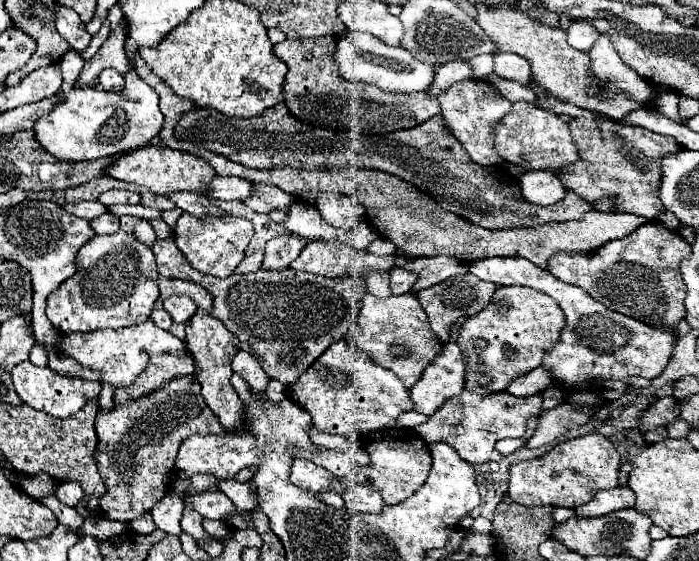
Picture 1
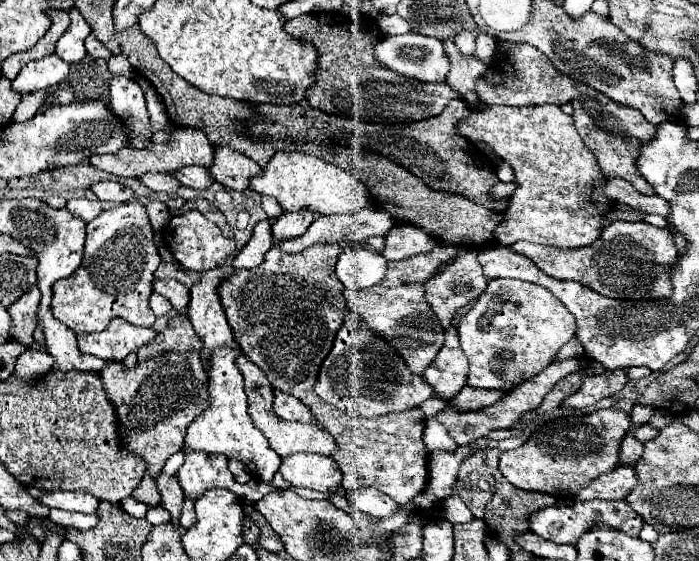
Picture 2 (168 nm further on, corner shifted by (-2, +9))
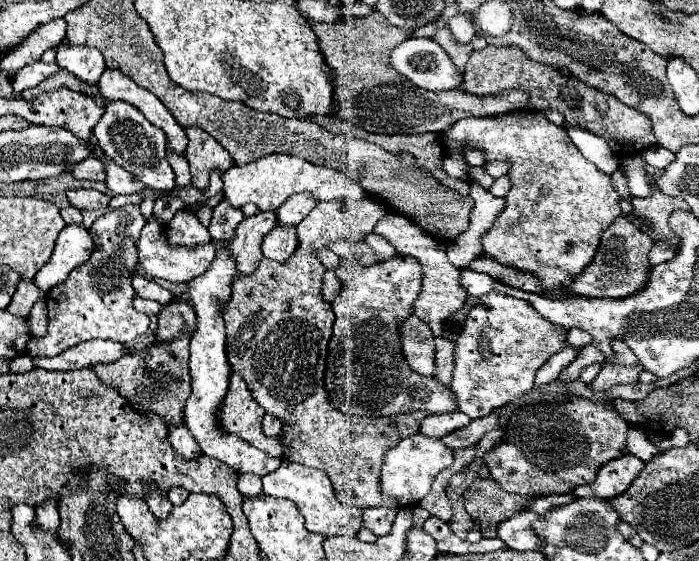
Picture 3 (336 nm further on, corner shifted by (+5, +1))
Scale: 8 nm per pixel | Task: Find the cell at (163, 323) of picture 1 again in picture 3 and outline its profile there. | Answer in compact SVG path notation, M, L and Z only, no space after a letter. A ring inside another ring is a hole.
M136 297L134 299L134 307L140 311L140 313L146 313L146 315L156 315L158 311L160 311L160 303L156 303L156 301L150 301L150 299L140 299L140 297Z

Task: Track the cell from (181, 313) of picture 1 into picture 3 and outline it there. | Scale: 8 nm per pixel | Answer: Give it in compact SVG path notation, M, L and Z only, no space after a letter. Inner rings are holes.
M134 275L132 277L132 287L136 291L138 297L144 297L144 299L154 299L158 301L160 305L166 305L174 299L174 295L168 291L168 289L162 289L158 283L142 277L142 275Z

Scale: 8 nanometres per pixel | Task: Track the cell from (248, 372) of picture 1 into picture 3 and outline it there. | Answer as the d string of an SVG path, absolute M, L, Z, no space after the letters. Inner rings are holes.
M238 373L230 375L228 393L220 405L218 423L222 431L236 435L250 445L264 449L270 457L284 457L284 447L278 443L278 437L266 437L262 433L262 417L264 409L254 401L248 387L244 385L244 379Z

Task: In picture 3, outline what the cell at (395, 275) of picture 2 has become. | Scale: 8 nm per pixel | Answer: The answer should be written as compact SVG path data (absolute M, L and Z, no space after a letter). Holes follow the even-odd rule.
M396 257L364 267L352 259L340 259L336 277L342 289L332 301L336 321L324 375L330 403L344 413L366 417L398 415L418 409L430 413L456 411L458 405L450 387L440 385L434 377L414 373L402 353L400 323L414 313L412 303L422 287L420 263L414 257Z

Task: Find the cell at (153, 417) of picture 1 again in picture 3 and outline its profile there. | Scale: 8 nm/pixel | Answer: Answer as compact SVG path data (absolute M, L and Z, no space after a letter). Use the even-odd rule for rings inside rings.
M176 337L176 341L156 343L138 353L124 353L124 357L114 363L94 365L94 371L104 383L116 387L134 409L144 413L158 413L168 425L172 425L182 421L184 403L190 395L188 343L190 337Z

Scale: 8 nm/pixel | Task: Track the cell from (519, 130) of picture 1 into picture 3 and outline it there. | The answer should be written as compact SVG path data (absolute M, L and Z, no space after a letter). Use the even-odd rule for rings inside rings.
M514 111L502 117L468 117L458 121L448 133L444 133L446 147L462 151L462 145L478 147L486 153L490 161L510 161L512 167L508 177L512 179L512 189L506 195L506 209L494 221L494 227L484 233L482 247L488 257L494 257L502 265L532 273L540 285L540 295L548 299L566 299L576 293L570 291L570 281L578 277L594 259L600 245L604 229L620 215L620 195L614 189L610 175L596 169L590 161L582 157L566 129L550 123L540 111Z

